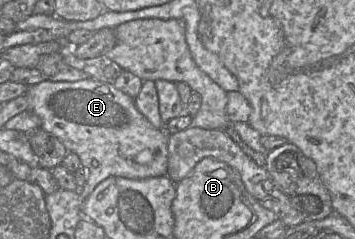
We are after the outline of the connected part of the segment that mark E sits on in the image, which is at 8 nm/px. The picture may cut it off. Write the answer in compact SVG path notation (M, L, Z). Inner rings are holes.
M91 78L75 82L44 80L30 86L26 96L29 101L28 110L39 117L40 127L57 137L68 152L77 154L82 166L86 168L86 184L79 188L80 196L84 200L100 182L110 176L145 179L167 174L169 134L165 130L155 128L137 109L133 98L113 84Z

